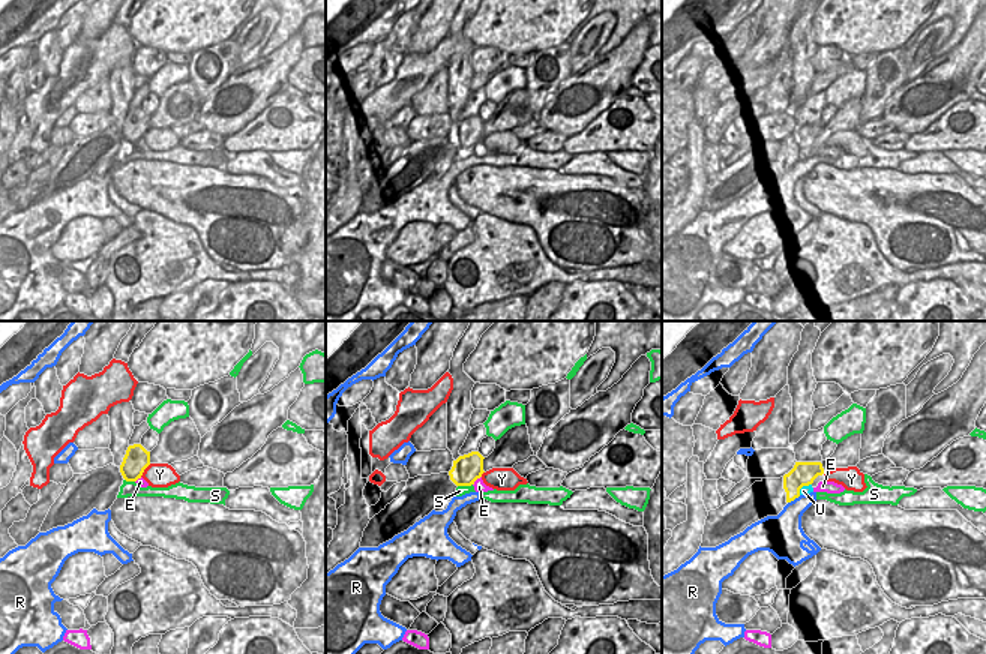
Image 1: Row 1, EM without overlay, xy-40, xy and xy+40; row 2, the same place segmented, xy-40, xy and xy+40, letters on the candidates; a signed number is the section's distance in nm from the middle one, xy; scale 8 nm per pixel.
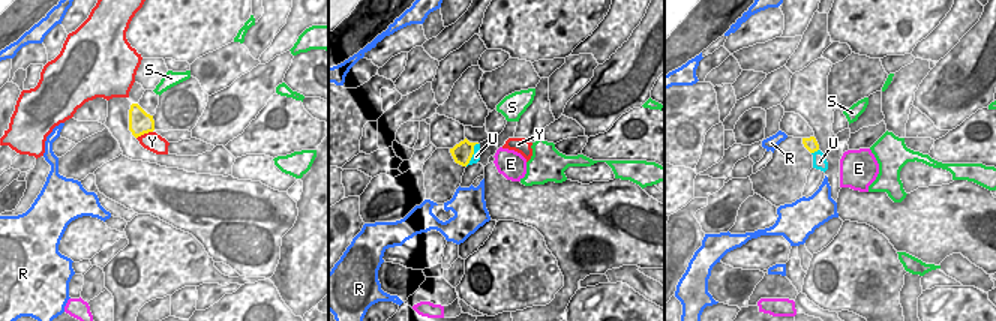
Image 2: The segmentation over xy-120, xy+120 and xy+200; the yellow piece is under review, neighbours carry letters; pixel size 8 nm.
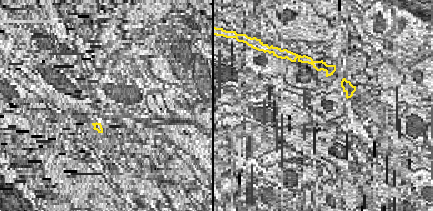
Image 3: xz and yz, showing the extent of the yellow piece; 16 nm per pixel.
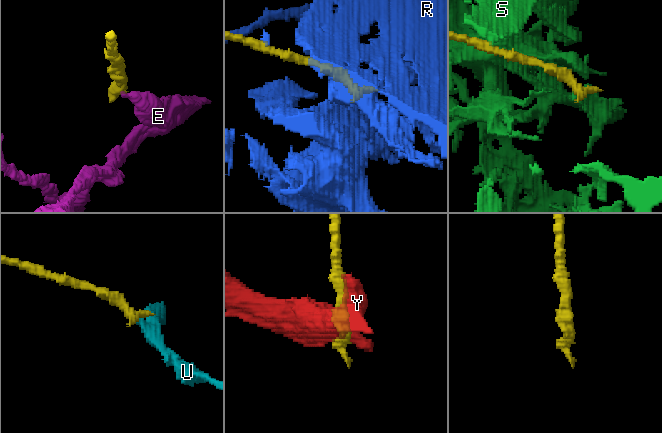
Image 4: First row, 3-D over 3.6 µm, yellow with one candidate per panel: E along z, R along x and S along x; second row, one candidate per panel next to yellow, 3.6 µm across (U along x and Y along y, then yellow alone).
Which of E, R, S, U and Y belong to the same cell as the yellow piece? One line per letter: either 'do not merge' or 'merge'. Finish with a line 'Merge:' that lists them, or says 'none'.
E: do not merge
R: do not merge
S: do not merge
U: merge
Y: do not merge
Merge: U

